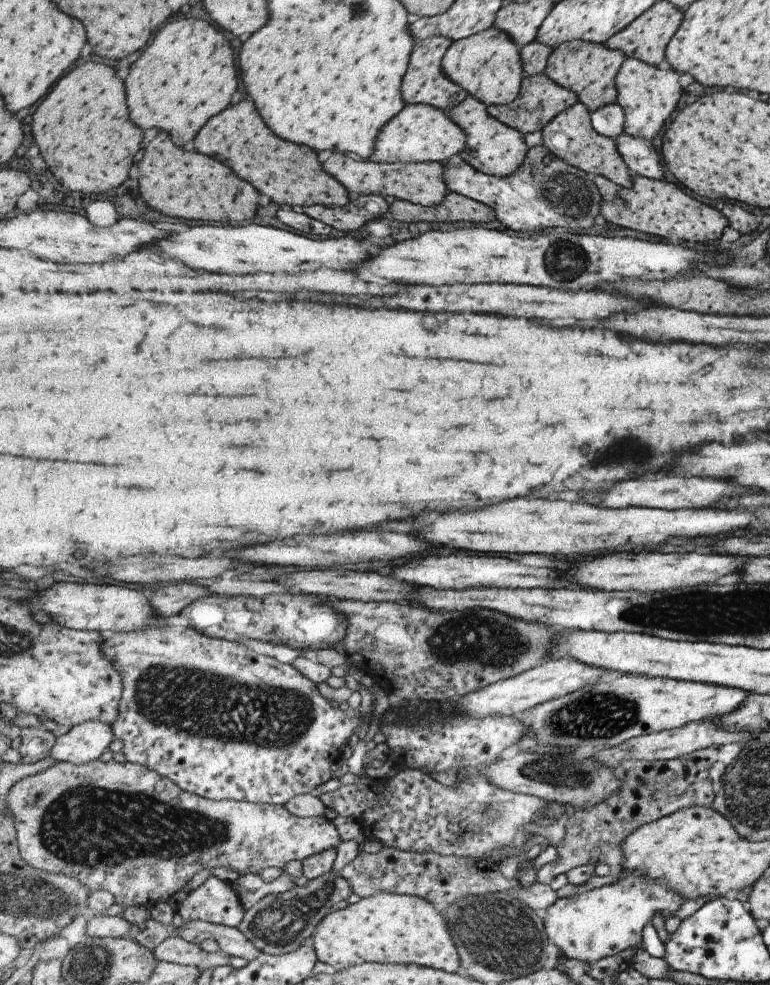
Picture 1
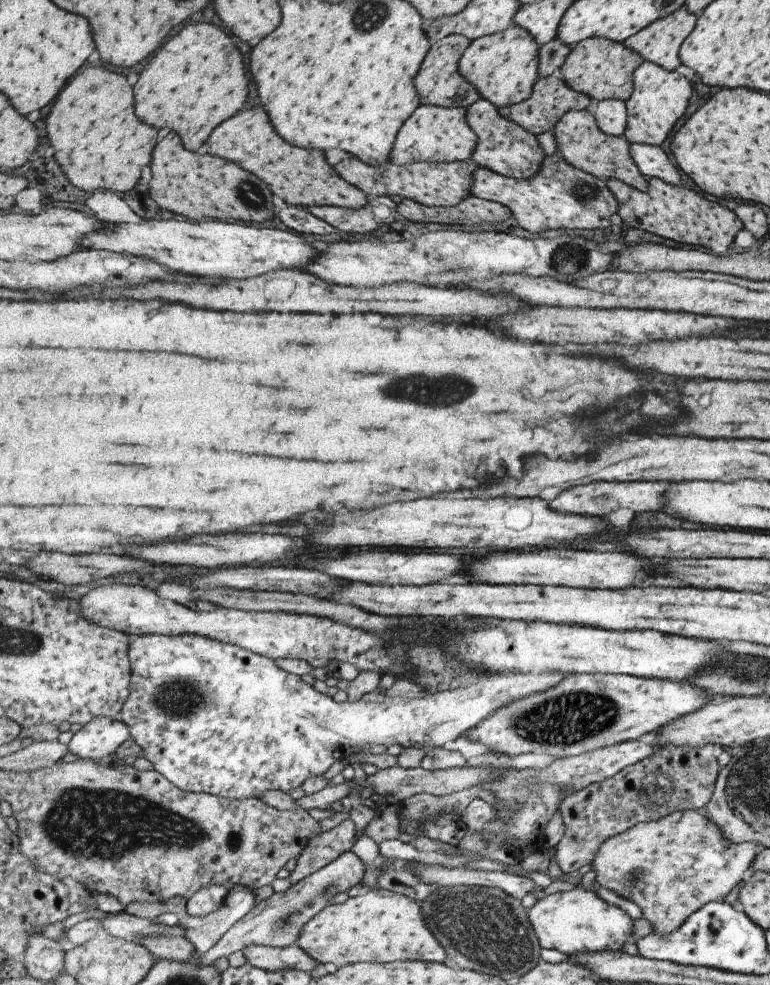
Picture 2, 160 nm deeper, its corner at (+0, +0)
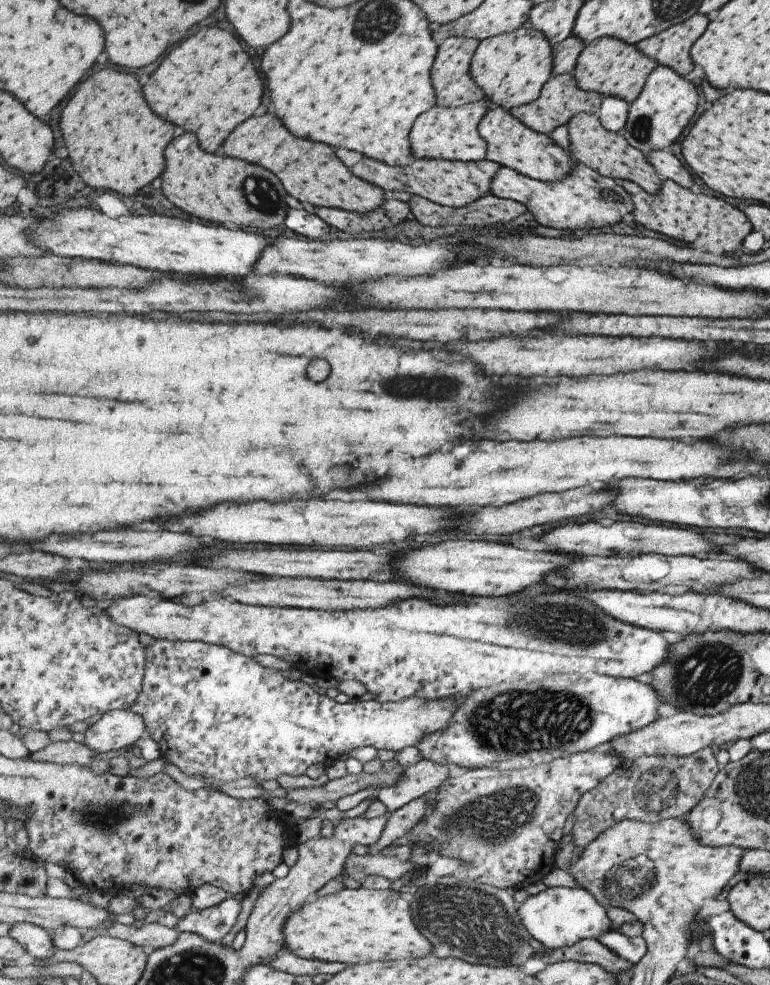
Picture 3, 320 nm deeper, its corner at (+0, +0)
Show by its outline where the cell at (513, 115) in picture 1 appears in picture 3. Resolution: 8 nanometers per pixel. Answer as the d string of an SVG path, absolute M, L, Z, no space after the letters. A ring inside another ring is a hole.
M573 73L553 76L542 90L541 96L532 103L521 105L510 111L528 127L540 133L551 134L561 124L568 124L579 113L595 114L602 105L603 96L593 91L584 91L578 85L578 78Z

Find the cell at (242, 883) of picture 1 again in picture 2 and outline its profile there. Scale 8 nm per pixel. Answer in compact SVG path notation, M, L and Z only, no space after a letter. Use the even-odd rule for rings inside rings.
M239 885L230 890L221 909L206 917L198 917L188 912L179 918L177 926L184 929L184 936L195 945L196 951L207 954L244 916L255 906L255 894L246 886Z

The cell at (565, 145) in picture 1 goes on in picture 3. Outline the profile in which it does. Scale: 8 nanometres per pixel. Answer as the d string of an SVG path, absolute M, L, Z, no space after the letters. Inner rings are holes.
M579 113L568 123L570 150L578 158L579 163L598 172L603 177L616 178L619 181L631 181L649 194L655 194L662 183L655 169L647 162L642 151L632 147L621 132L608 131L599 122L596 114Z

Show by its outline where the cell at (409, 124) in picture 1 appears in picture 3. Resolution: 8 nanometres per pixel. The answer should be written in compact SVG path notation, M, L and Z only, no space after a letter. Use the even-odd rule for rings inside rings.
M485 97L476 103L460 107L442 107L435 105L423 113L413 126L411 144L417 159L449 159L452 161L482 161L487 159L487 139L479 132L479 125L493 108L494 102Z

